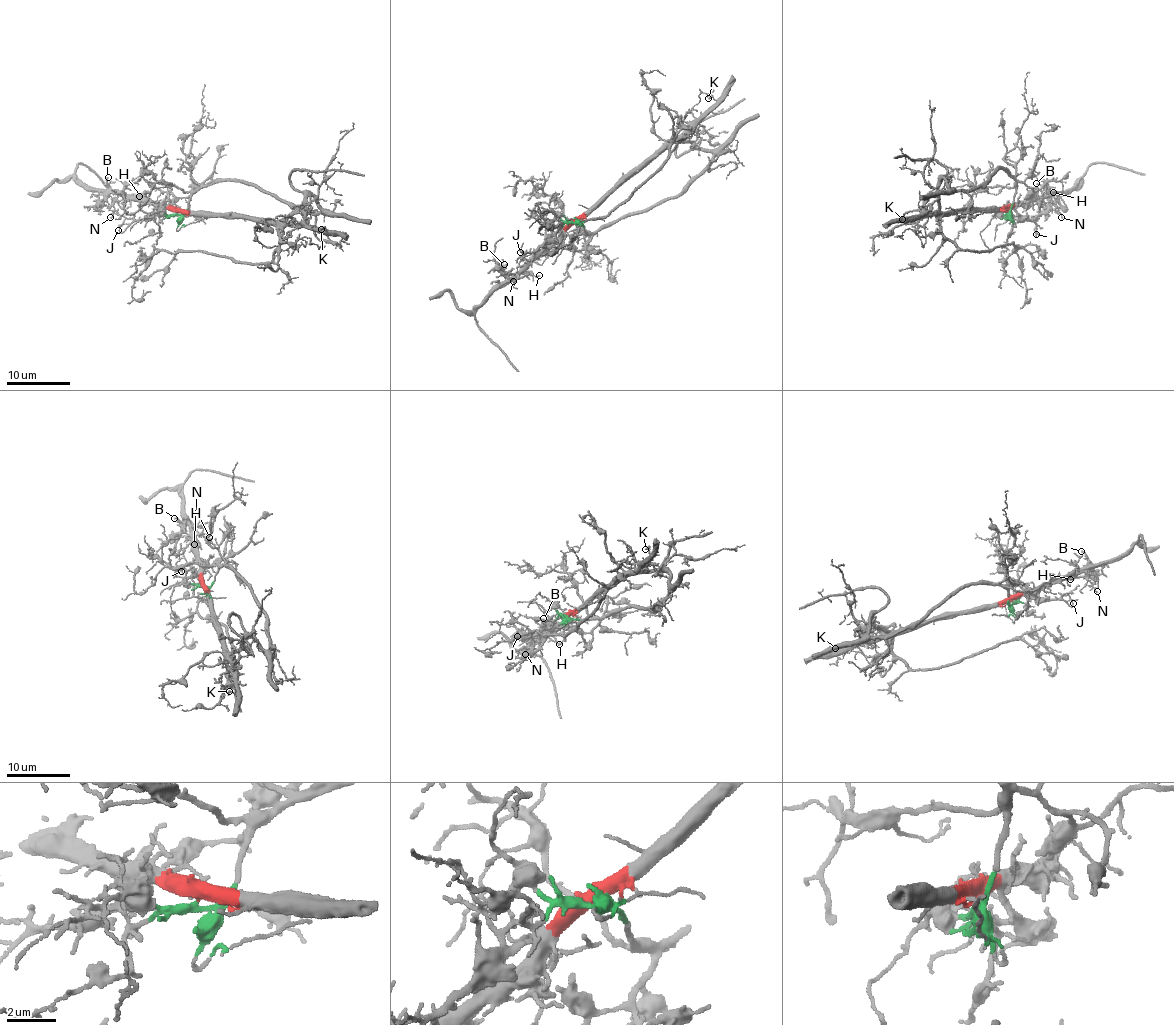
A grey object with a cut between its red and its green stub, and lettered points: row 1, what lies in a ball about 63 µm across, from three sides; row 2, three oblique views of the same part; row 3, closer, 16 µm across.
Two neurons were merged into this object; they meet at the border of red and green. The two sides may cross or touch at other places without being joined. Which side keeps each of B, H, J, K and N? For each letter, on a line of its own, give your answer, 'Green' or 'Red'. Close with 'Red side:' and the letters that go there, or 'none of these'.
B: Red
H: Red
J: Red
K: Red
N: Red
Red side: B, H, J, K, N

